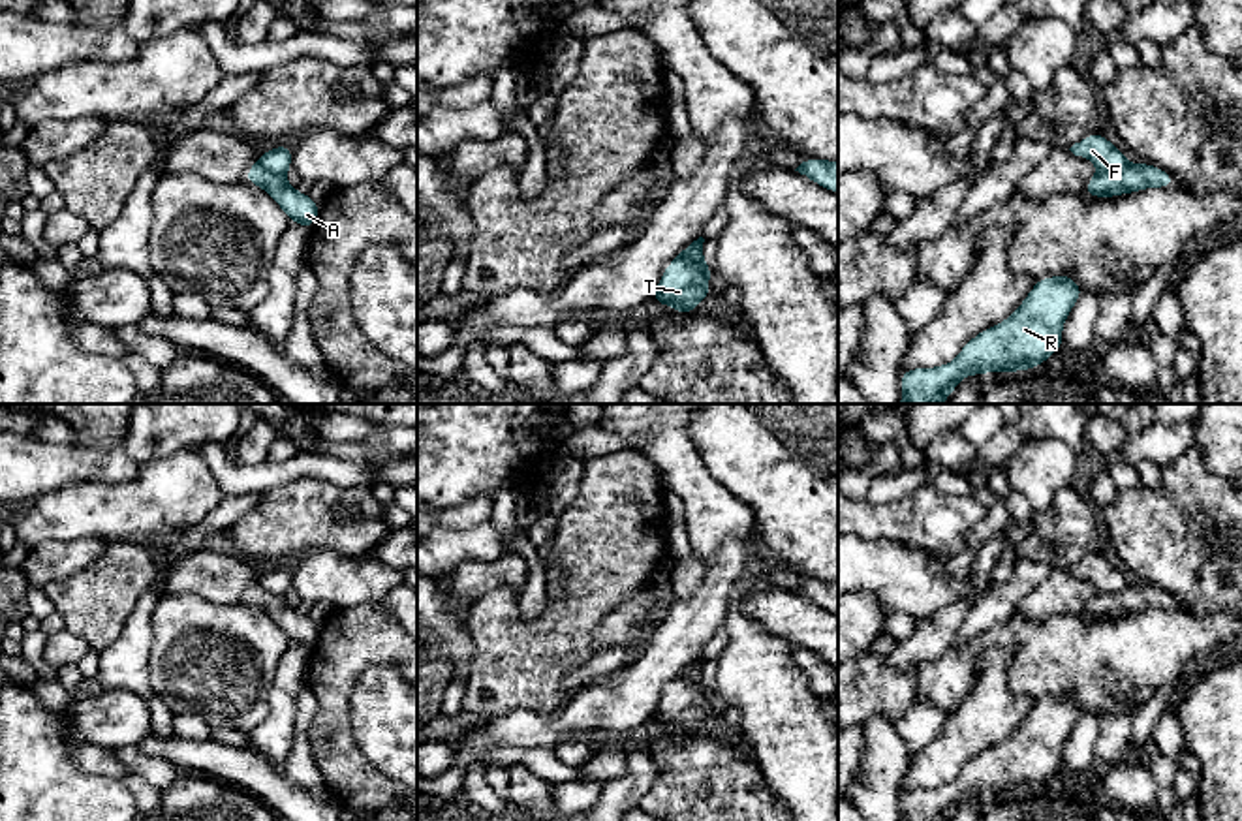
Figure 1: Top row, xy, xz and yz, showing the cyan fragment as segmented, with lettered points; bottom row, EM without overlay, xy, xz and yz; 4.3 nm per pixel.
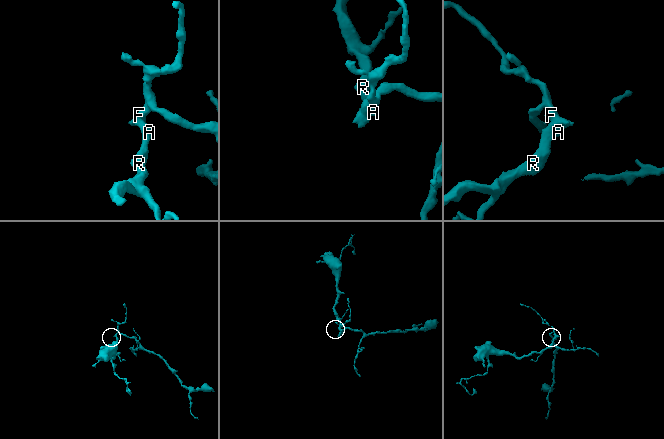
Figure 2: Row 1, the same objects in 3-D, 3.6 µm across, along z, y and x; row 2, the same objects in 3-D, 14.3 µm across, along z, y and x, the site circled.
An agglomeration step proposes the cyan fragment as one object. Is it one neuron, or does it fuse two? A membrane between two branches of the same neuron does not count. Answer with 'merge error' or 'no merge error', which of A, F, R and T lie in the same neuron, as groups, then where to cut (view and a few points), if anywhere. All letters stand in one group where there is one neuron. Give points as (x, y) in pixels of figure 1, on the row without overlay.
merge error; A R T / F; cut in xz along (688, 666), (692, 684), (707, 697)

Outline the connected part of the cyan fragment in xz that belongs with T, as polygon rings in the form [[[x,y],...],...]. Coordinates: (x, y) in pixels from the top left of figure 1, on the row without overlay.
[[[686,667],[663,691],[652,723],[669,725],[678,735],[695,733],[701,721],[712,718],[708,701],[691,686],[691,669]]]

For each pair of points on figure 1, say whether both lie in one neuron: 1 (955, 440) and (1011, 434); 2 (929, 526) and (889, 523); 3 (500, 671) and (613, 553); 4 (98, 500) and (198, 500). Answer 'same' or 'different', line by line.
1: different
2: same
3: same
4: same

